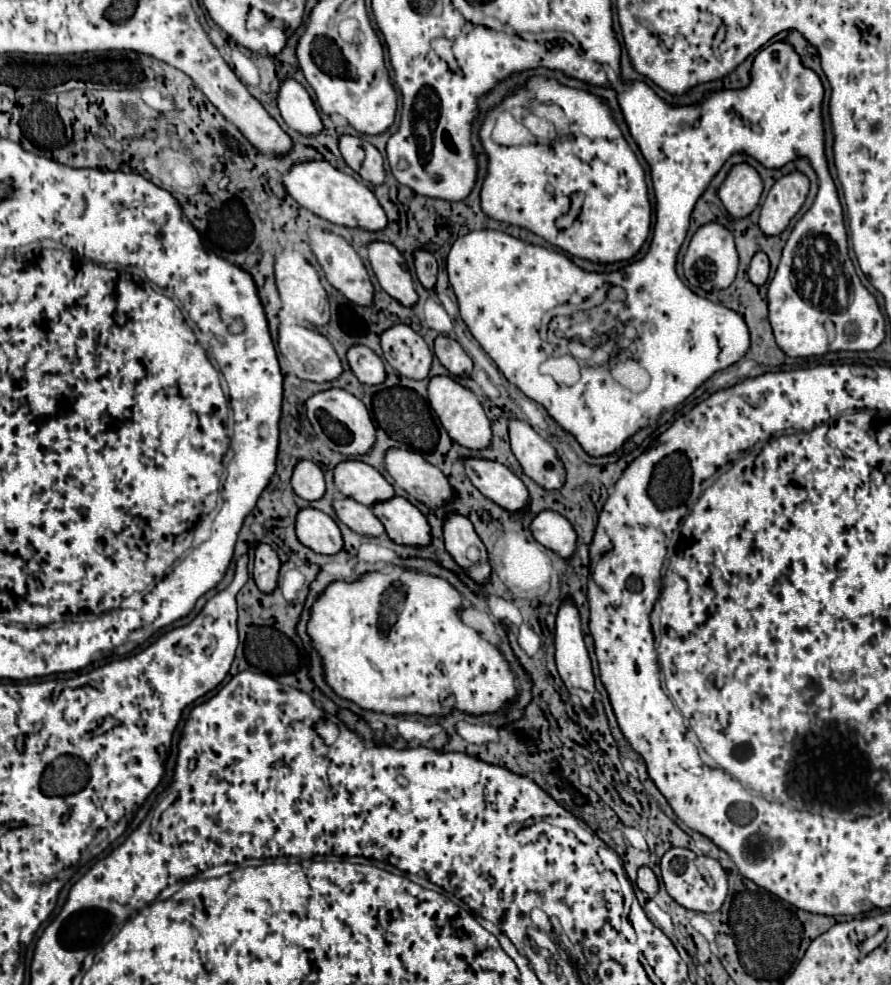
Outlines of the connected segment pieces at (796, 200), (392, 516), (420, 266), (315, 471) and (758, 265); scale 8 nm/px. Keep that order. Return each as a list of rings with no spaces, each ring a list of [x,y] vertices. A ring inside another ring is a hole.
[[[789,173],[781,177],[771,187],[761,207],[759,227],[763,235],[767,237],[781,235],[789,227],[789,221],[803,207],[807,191],[809,191],[809,179],[805,175]]]
[[[393,497],[373,507],[375,515],[385,525],[387,535],[399,545],[425,547],[431,545],[431,527],[425,515],[403,497]]]
[[[417,251],[415,253],[415,267],[417,267],[417,277],[421,285],[429,291],[435,289],[437,283],[437,261],[429,251]]]
[[[301,461],[297,463],[291,479],[293,491],[307,501],[317,501],[325,495],[325,477],[323,471],[311,463],[311,461]]]
[[[757,253],[749,267],[749,279],[753,285],[761,287],[767,283],[767,277],[769,277],[769,259],[765,253]]]

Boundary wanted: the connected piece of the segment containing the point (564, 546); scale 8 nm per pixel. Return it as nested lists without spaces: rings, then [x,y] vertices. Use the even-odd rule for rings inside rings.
[[[555,511],[539,513],[531,523],[533,537],[563,559],[571,559],[577,549],[577,533],[573,525]]]

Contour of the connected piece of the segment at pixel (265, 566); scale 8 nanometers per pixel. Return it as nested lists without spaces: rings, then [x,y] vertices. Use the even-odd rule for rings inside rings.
[[[259,545],[255,551],[253,579],[263,593],[273,593],[277,589],[279,569],[281,569],[281,561],[277,553],[269,545]]]

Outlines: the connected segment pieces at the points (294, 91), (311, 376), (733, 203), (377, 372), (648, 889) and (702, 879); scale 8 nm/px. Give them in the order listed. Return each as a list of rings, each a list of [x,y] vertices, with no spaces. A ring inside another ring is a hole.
[[[287,79],[279,91],[279,111],[285,123],[301,135],[319,135],[323,131],[321,115],[307,89],[295,79]]]
[[[301,325],[279,329],[279,351],[299,379],[327,383],[343,373],[341,359],[327,337]]]
[[[741,163],[735,165],[719,189],[719,199],[733,219],[743,219],[753,213],[763,193],[761,177],[755,169]]]
[[[363,345],[351,347],[347,353],[351,371],[357,375],[357,379],[365,385],[379,385],[381,381],[385,381],[385,367],[383,361],[369,349]]]
[[[641,867],[639,875],[637,875],[637,887],[641,891],[645,891],[649,897],[655,897],[659,891],[659,881],[655,877],[655,873],[649,867]]]
[[[681,847],[669,849],[661,859],[663,883],[667,887],[667,893],[679,905],[683,905],[691,911],[699,911],[699,913],[715,913],[717,909],[721,909],[721,905],[727,897],[727,873],[725,873],[725,869],[715,867],[715,869],[711,869],[711,875],[707,877],[701,873],[695,859],[697,859],[697,855],[691,849],[681,849]]]

